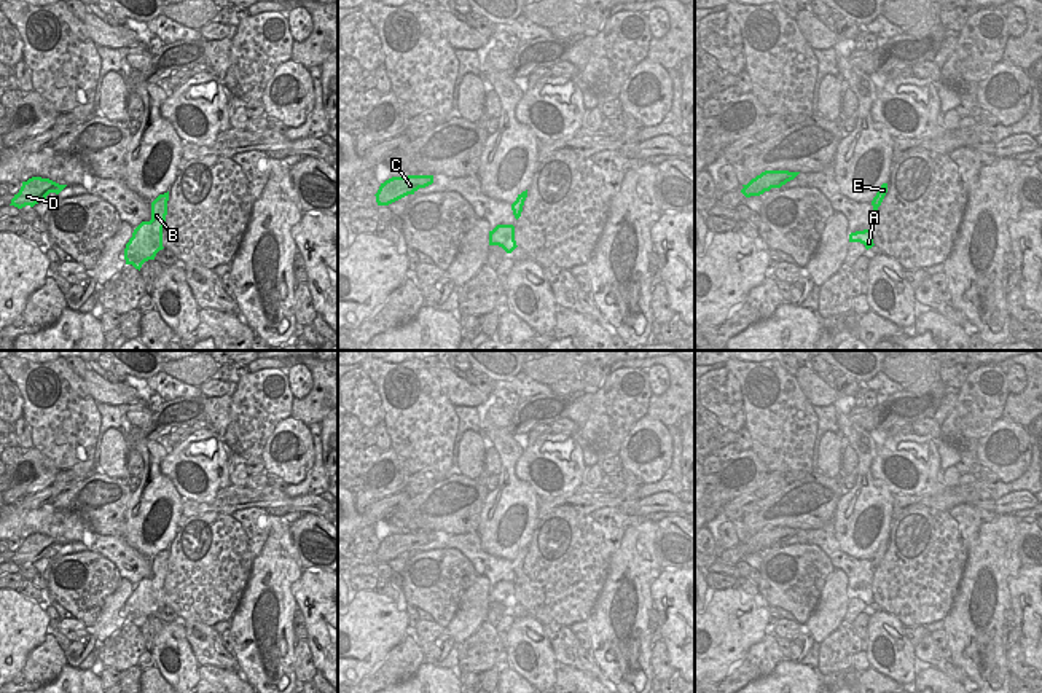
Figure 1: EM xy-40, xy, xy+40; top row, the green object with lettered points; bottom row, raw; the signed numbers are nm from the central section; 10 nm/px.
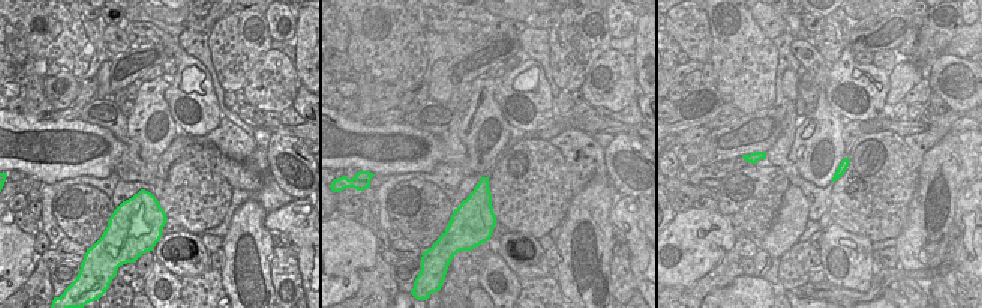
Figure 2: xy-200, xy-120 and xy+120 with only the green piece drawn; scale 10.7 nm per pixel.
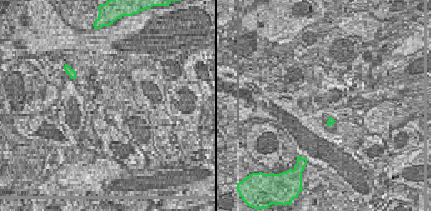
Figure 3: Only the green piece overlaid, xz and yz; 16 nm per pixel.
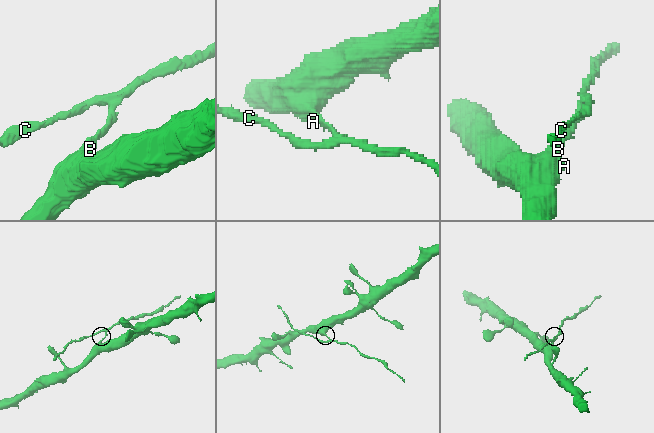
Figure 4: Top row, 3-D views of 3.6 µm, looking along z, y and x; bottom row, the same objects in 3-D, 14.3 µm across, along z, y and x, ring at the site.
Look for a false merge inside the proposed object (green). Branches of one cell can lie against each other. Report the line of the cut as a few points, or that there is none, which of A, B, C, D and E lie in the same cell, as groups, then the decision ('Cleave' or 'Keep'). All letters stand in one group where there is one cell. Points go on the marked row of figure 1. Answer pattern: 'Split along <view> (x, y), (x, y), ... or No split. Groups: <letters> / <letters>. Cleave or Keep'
Split along xy-40 (158, 196), (166, 212). Groups: A B / C D E. Cleave

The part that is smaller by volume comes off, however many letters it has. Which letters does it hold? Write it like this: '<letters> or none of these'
C, D, E

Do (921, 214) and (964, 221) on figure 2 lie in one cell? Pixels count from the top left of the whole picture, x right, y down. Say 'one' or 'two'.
two

